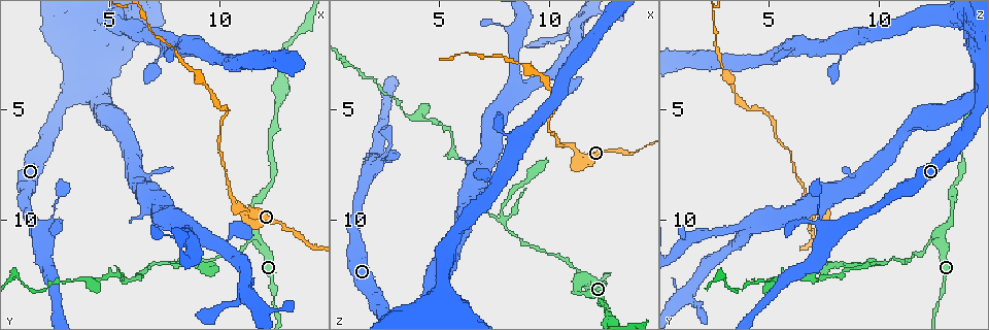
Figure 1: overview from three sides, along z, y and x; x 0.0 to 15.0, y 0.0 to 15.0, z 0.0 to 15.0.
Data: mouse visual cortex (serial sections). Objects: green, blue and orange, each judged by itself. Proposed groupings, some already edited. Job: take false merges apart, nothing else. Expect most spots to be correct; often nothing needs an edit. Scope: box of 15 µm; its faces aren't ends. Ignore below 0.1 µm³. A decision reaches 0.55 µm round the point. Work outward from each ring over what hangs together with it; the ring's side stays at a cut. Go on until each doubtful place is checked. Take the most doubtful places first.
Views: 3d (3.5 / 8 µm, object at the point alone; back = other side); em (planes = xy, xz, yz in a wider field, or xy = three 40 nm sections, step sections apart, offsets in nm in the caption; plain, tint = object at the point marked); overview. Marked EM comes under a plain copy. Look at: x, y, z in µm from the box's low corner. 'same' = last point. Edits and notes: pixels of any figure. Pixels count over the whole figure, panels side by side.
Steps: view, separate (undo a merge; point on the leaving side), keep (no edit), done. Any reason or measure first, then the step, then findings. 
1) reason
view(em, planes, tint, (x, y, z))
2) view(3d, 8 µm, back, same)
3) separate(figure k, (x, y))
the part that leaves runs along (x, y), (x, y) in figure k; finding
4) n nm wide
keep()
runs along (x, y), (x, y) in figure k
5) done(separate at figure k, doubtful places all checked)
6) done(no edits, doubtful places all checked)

sharp bend
view(3d, 3.5 µm, (11.6, 10.7, 12.9))

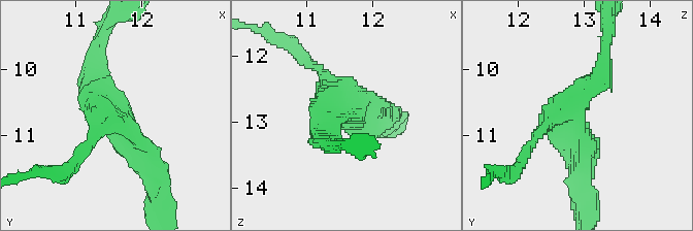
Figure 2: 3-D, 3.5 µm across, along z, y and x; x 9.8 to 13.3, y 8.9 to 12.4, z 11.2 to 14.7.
now the EM
view(em, xy, step 5, tint, (11.70, 10.75, 12.80))

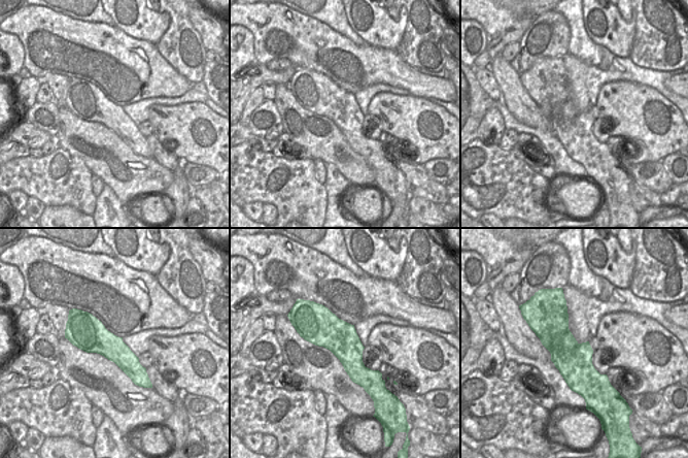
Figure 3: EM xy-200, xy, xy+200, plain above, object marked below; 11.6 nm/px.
arms of 150, 300, 300 nm
keep()
runs along (384, 121), (355, 121), (314, 67) in figure 2; continuous, no second cell

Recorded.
arms part here
view(3d, 3.5 µm, (7.9, 12.0, 10.2))

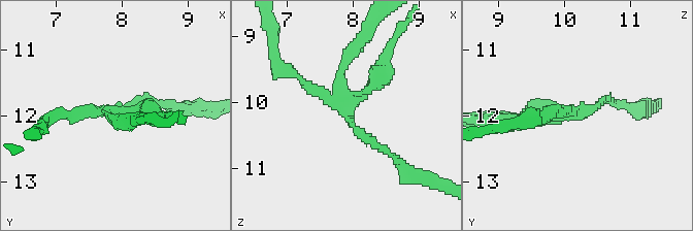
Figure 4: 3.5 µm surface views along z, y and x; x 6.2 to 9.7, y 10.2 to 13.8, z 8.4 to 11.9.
now the EM
view(em, planes, tint, (7.85, 12.00, 10.15))

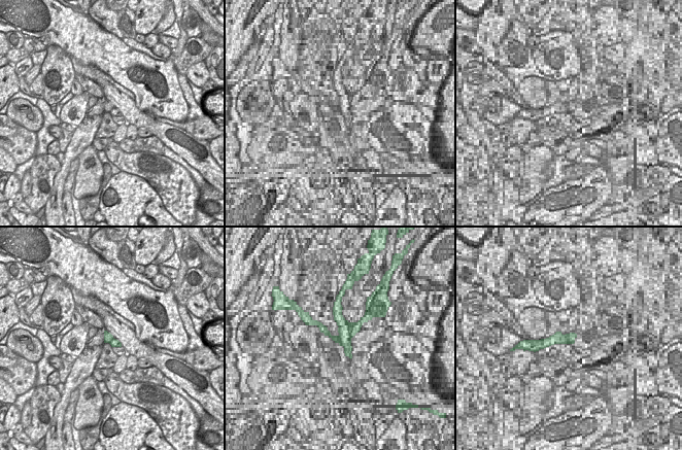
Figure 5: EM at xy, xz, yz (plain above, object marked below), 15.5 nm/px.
separate(figure 4, (344, 59))
a second cell is stuck on

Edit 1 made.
see it whole again
view(overview)

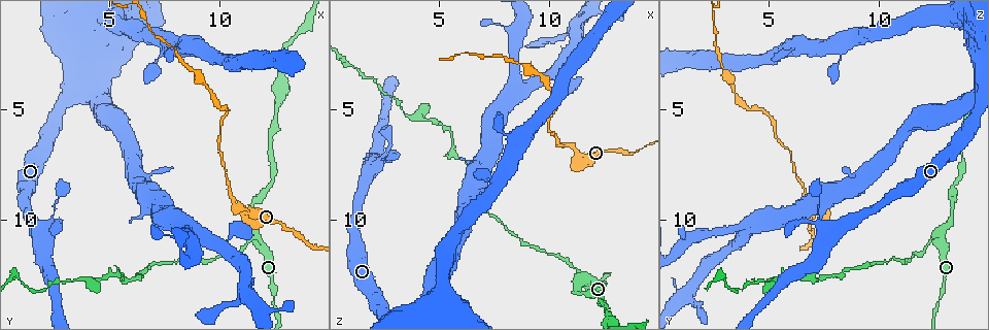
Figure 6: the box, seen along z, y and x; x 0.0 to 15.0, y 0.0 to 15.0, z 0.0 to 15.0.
thin neck
view(3d, 3.5 µm, back, (5.6, 12.5, 6.3))

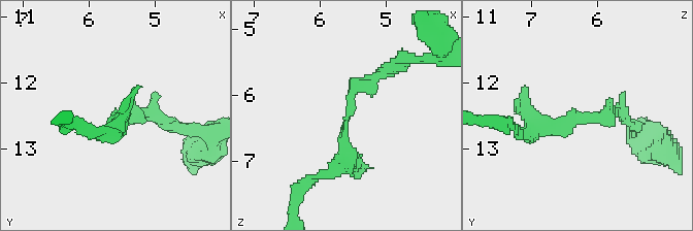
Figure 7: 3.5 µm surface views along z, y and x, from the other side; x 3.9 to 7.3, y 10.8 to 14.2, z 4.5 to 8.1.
arms of 200, 200 nm
view(em, xy, step 3, tint, (5.60, 12.60, 6.40))

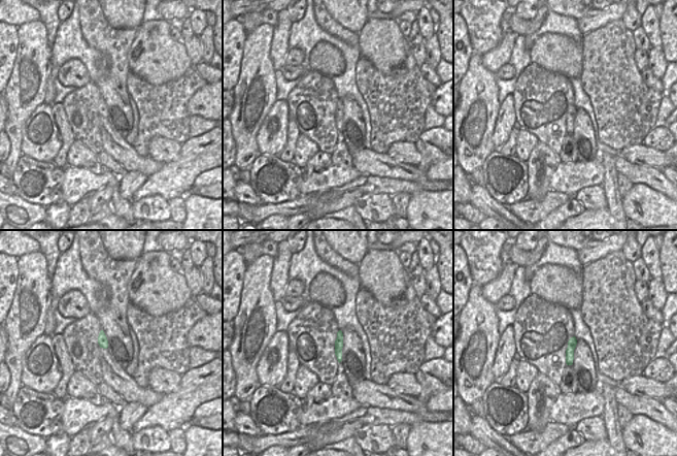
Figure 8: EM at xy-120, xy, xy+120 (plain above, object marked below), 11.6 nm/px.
keep()
runs along (325, 175), (347, 157), (353, 91), (385, 70) in figure 7; all the same cell

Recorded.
abrupt turn
view(3d, 8 µm, (4.1, 12.7, 5.4))

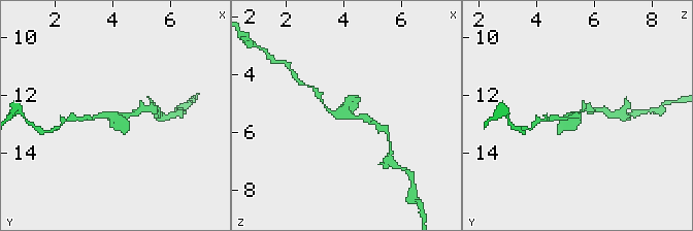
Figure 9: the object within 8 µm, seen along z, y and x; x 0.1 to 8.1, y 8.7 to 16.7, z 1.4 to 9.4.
view(3d, 3.5 µm, (4.1, 12.8, 5.4))

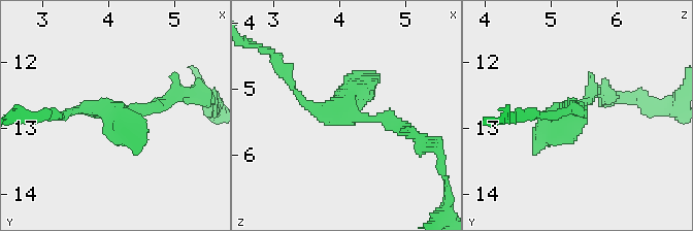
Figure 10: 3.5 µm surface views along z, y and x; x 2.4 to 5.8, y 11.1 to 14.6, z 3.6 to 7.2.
keep()
runs along (406, 130), (318, 111), (289, 83) in figure 10; one cell here

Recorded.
thin neck
view(3d, 3.5 µm, (3.3, 12.7, 4.9))

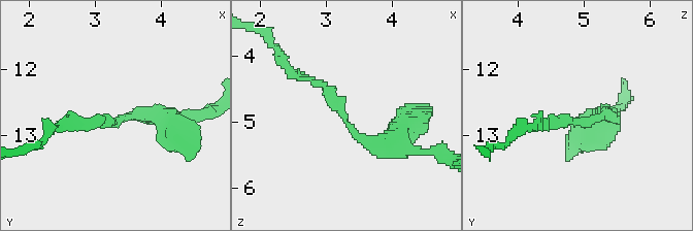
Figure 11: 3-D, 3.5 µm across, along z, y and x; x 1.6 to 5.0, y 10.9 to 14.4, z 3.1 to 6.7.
arms of 150, 300 nm
view(em, xy, step 3, tint, (3.30, 12.80, 4.95))

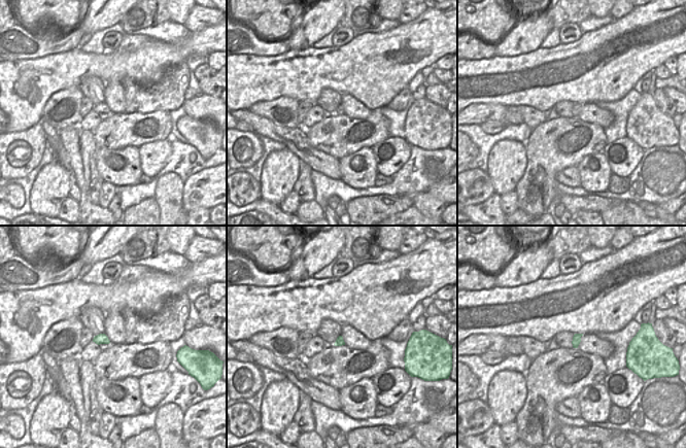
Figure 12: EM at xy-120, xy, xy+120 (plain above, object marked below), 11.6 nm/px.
keep()
runs along (399, 146), (361, 139), (326, 89), (298, 75) in figure 11; one cell here

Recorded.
done(separate at figure 4, doubtful places all checked)

